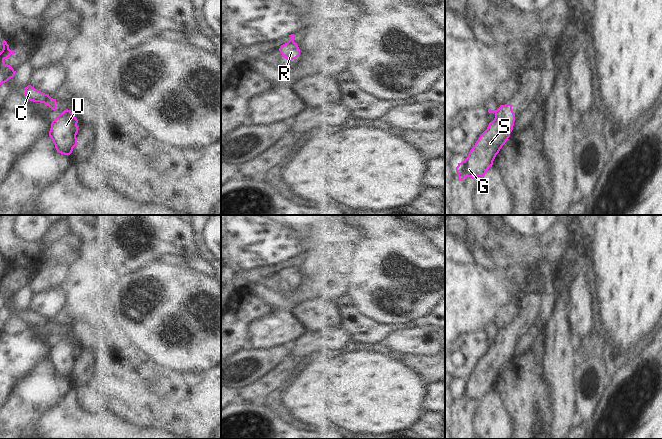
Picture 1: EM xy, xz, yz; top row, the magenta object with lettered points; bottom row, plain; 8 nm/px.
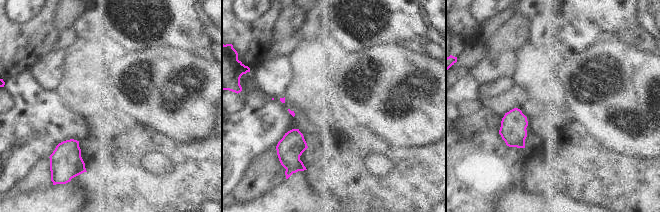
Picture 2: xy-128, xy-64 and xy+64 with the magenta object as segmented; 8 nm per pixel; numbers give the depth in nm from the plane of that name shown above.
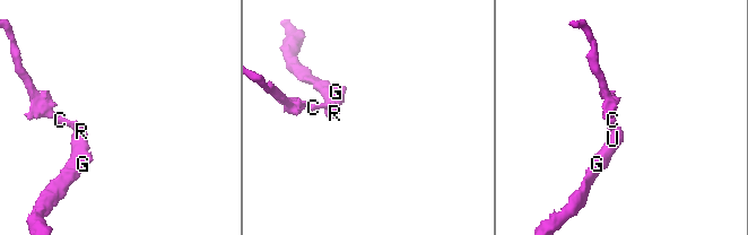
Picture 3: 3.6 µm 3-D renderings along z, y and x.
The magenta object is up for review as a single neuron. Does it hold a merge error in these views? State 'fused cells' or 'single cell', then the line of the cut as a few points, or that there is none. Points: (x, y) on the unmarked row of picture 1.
fused cells; cut xz (293, 265), (287, 267)

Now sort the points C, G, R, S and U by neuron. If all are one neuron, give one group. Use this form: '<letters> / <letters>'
C / G R S U

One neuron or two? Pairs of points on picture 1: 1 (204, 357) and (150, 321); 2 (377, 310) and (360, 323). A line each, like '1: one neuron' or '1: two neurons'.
1: one neuron
2: two neurons

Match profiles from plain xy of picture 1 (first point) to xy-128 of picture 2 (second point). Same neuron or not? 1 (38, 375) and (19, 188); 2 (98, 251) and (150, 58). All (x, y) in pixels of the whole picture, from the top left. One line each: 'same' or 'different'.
1: same
2: different

